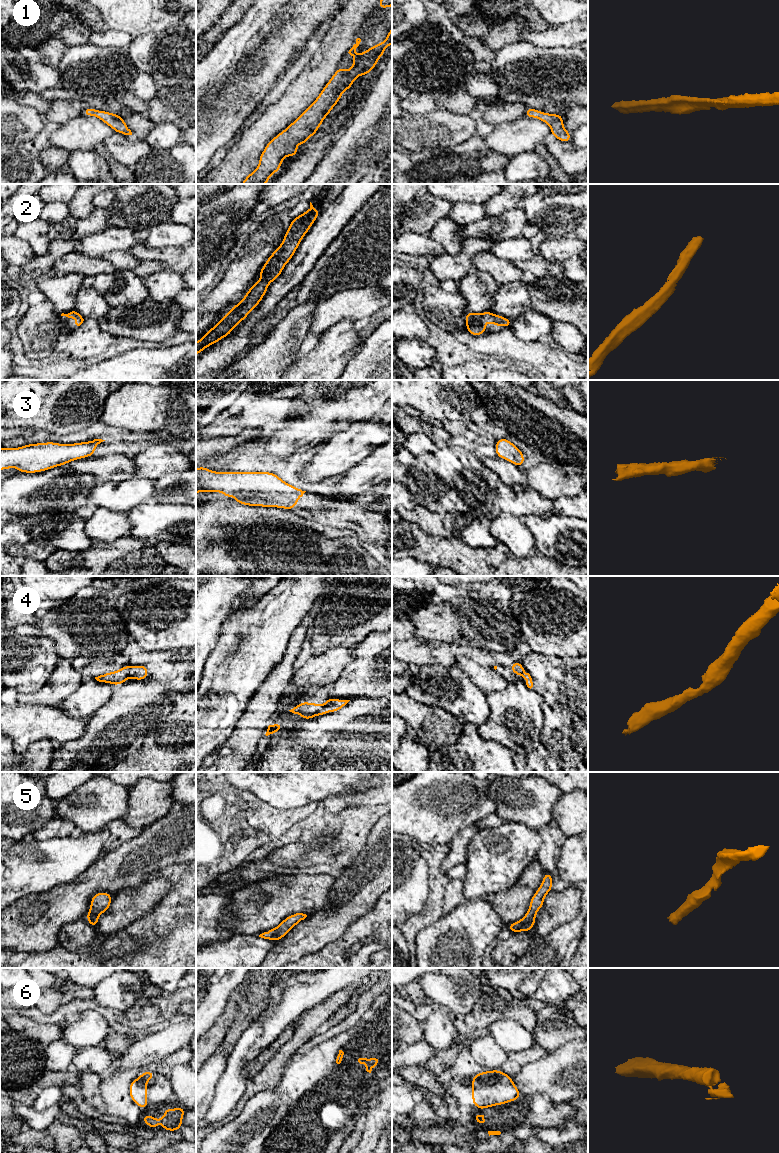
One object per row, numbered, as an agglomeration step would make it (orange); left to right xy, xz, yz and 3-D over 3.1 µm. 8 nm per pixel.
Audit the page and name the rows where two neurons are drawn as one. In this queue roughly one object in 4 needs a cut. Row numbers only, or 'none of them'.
6

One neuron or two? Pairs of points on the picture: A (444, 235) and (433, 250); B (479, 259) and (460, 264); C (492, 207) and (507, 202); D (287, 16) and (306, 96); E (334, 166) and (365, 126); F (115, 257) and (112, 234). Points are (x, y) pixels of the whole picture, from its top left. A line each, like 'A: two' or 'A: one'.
A: two
B: two
C: one
D: two
E: one
F: two

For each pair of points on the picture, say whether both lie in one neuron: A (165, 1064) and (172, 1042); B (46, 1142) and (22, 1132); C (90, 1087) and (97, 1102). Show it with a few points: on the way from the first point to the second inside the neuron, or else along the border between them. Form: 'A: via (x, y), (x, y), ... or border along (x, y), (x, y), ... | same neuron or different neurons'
A: border along (185, 1047), (165, 1057) | different neurons
B: via (40, 1139), (28, 1137) | same neuron
C: via (91, 1091), (95, 1098) | same neuron

